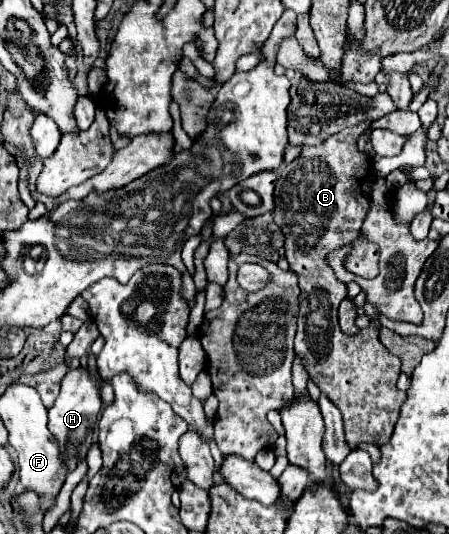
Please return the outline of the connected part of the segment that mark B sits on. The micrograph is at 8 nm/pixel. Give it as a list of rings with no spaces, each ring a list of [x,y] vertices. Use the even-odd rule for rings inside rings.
[[[356,125],[350,129],[344,129],[332,137],[328,137],[324,143],[314,145],[314,147],[304,147],[300,157],[294,159],[292,163],[284,165],[278,171],[278,183],[274,191],[274,219],[278,221],[284,237],[286,237],[286,261],[290,265],[290,271],[298,275],[298,285],[300,285],[300,311],[298,311],[298,333],[296,333],[296,355],[302,359],[306,373],[310,379],[320,387],[320,391],[340,409],[342,419],[344,419],[344,431],[346,431],[346,441],[350,449],[356,449],[358,443],[366,441],[372,445],[384,445],[390,439],[390,433],[396,425],[402,401],[406,399],[406,393],[396,387],[398,375],[400,375],[400,359],[392,355],[380,341],[378,341],[378,331],[372,325],[361,329],[355,335],[344,335],[338,329],[338,305],[346,297],[346,285],[338,283],[334,273],[326,269],[326,253],[330,249],[338,247],[352,247],[358,251],[350,251],[346,257],[346,269],[350,273],[360,275],[364,279],[372,279],[378,275],[378,245],[360,241],[362,237],[362,223],[366,217],[366,209],[370,207],[370,189],[374,183],[374,173],[370,165],[370,157],[362,155],[356,149],[356,141],[360,133],[368,127],[366,125]]]

